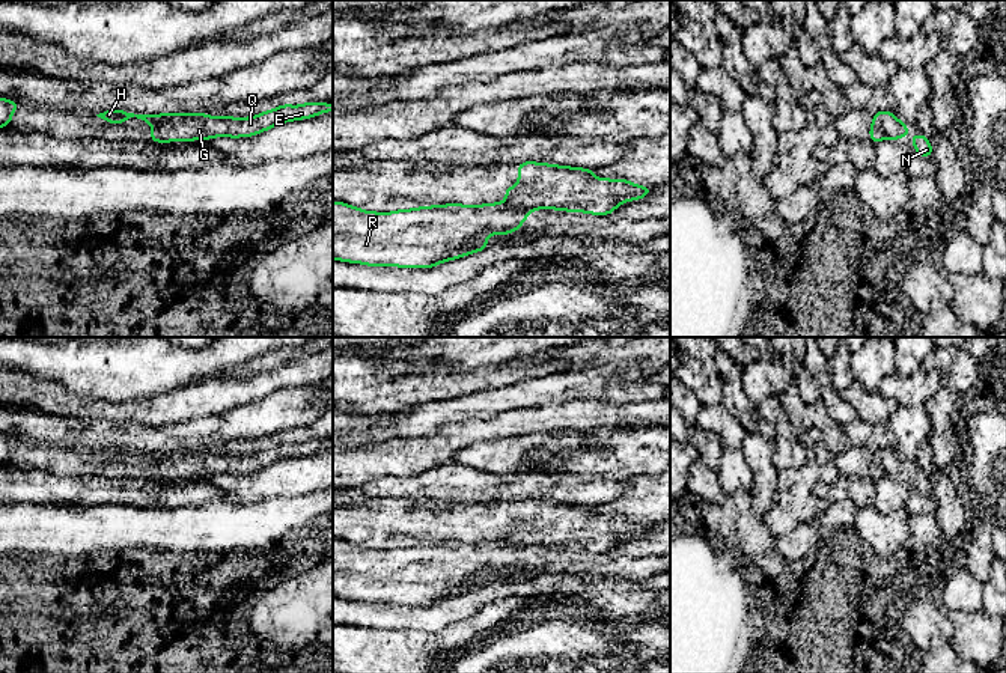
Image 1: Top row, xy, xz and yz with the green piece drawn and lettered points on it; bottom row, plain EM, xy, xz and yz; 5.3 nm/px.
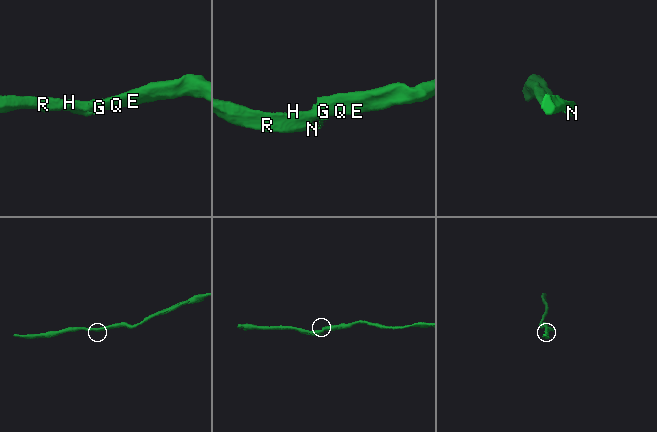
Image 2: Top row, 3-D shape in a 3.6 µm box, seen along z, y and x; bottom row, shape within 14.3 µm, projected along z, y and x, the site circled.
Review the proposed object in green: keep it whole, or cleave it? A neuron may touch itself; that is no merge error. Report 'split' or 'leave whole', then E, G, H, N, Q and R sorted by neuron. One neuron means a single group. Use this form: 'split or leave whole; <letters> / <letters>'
split; E G Q / H N R

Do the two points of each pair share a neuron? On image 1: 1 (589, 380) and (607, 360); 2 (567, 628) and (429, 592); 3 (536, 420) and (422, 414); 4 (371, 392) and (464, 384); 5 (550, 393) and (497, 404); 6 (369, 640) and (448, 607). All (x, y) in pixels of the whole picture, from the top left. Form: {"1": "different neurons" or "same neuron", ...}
{"1": "different neurons", "2": "different neurons", "3": "different neurons", "4": "same neuron", "5": "same neuron", "6": "different neurons"}

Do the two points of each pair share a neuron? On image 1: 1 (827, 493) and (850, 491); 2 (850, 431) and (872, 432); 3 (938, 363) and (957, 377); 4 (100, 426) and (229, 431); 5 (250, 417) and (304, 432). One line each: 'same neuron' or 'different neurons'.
1: same neuron
2: same neuron
3: same neuron
4: same neuron
5: different neurons

